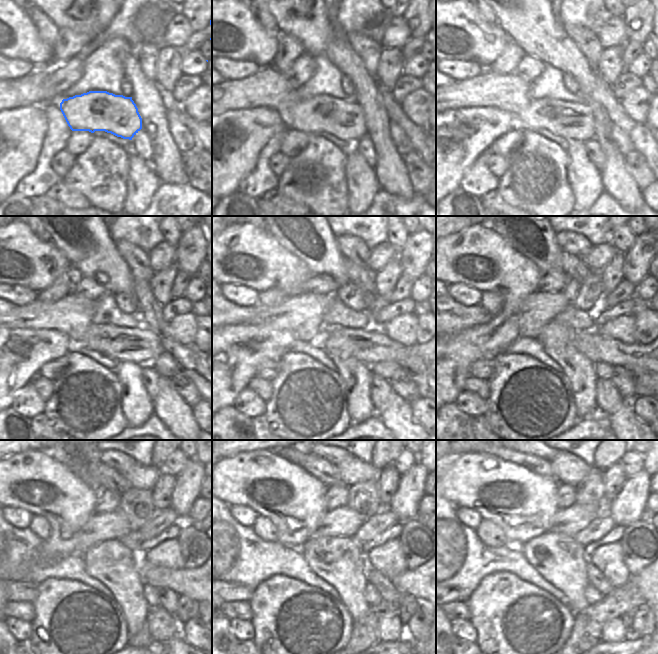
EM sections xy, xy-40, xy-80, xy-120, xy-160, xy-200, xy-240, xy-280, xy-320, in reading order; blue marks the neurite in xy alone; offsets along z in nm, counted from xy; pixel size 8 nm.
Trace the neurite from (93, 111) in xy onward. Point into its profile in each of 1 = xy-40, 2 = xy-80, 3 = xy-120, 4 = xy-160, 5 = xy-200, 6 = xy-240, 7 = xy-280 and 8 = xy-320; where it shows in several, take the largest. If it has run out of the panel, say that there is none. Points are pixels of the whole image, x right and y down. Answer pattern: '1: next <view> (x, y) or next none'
1: next xy-40 (343, 119)
2: next xy-80 (570, 120)
3: next xy-120 (142, 345)
4: next xy-160 (371, 345)
5: next xy-200 (597, 347)
6: next xy-240 (190, 582)
7: next xy-280 (415, 582)
8: next xy-320 (639, 580)

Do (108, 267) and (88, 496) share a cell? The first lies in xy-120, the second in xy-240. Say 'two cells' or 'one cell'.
two cells

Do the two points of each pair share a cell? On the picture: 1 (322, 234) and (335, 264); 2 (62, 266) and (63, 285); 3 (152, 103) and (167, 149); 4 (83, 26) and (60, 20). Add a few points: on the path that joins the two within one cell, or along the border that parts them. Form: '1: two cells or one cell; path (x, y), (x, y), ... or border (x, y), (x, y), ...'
1: one cell; path (325, 241), (328, 257)
2: two cells; border (70, 274), (60, 274), (44, 288)
3: one cell; path (153, 114), (154, 119), (160, 126), (160, 138)
4: one cell; path (77, 20), (66, 20)

